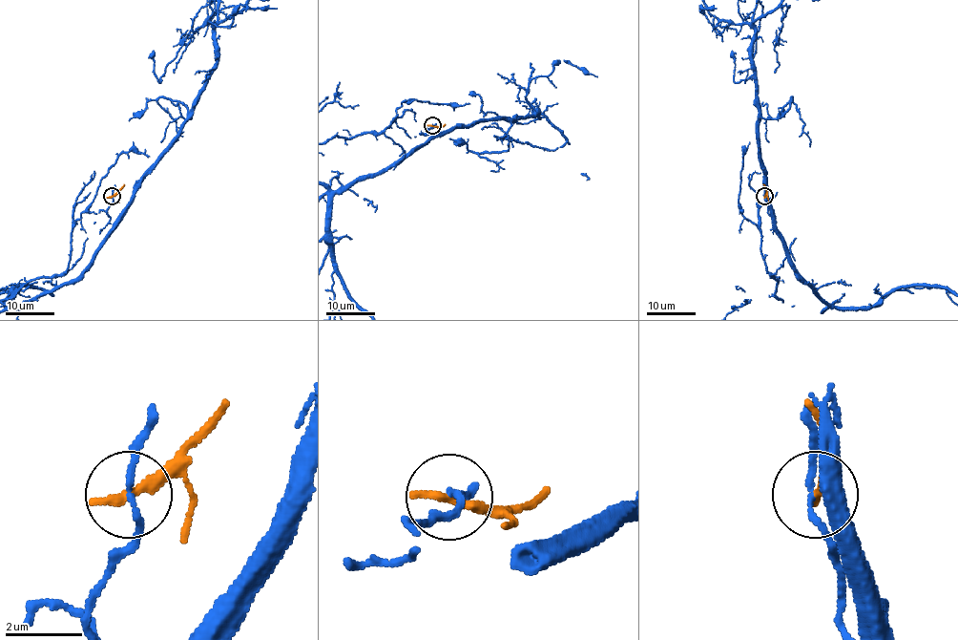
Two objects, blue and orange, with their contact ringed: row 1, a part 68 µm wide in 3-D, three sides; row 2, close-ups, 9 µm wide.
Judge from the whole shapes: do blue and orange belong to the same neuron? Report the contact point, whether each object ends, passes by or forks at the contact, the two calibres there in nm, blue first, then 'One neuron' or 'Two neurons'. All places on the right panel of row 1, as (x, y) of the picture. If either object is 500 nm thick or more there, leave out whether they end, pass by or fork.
Place: (764, 196). At the ring blue passes by. At the ring orange ends. Thickness 140 nm (blue) against 320 nm. Two neurons

